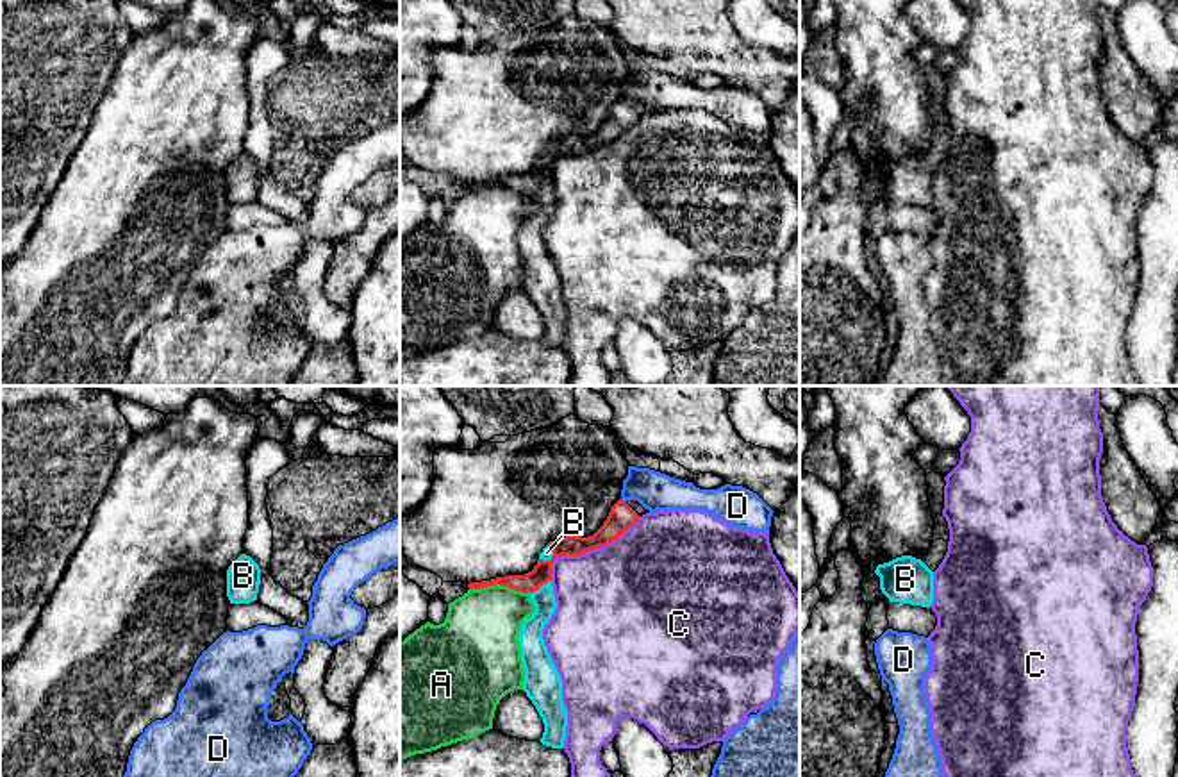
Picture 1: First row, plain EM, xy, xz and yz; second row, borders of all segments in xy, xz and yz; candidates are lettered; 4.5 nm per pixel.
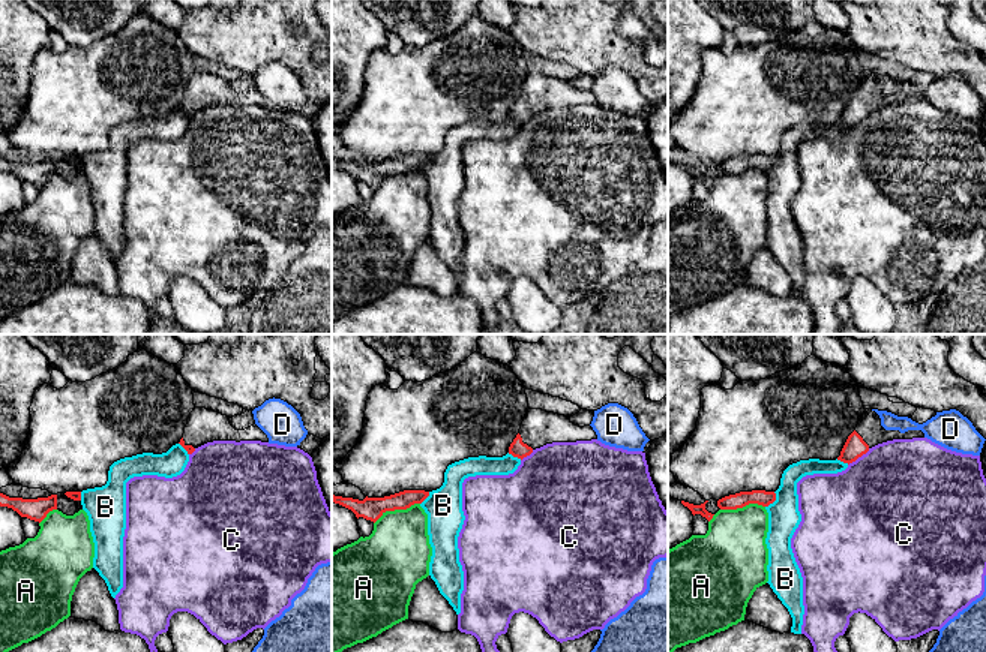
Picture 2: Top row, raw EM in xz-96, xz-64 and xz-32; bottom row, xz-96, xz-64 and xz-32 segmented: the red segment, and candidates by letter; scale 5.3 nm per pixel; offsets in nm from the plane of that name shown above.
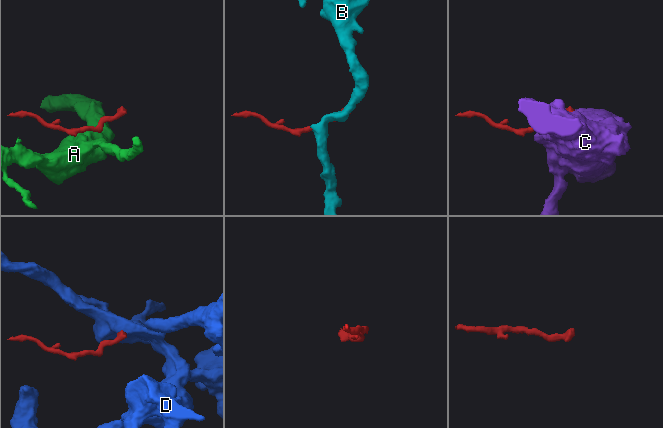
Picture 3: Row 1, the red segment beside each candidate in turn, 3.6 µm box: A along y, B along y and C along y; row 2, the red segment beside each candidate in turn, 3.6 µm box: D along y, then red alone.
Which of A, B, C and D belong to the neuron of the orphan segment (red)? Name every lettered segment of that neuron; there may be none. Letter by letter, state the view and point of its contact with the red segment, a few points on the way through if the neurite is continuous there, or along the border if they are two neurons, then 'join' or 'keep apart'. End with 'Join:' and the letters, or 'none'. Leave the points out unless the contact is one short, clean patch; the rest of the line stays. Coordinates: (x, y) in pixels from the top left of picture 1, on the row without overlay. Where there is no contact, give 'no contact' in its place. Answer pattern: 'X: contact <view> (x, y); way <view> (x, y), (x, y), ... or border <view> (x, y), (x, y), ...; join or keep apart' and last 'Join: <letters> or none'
A: contact xz (498, 183); border xz (470, 188), (506, 184), (527, 193); keep apart
B: contact xz (539, 186); keep apart
C: contact xz (588, 150); keep apart
D: contact xz (623, 100); border xz (622, 97), (625, 102); keep apart
Join: none

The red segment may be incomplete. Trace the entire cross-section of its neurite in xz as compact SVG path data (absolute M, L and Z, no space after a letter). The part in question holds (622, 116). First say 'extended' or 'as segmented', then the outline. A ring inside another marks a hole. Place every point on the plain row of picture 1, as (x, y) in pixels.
extended; M619 98L612 107L603 121L603 125L587 138L582 136L566 136L559 138L555 141L550 141L546 146L553 152L550 161L537 159L537 164L534 166L532 171L525 175L505 175L505 177L496 177L491 180L482 180L482 182L469 182L469 189L480 189L487 186L507 186L521 193L534 193L537 191L543 184L552 180L552 163L557 157L562 155L580 155L589 150L605 146L612 141L616 141L625 130L628 130L632 125L637 123L637 120L650 113L644 109L637 100L623 100Z

